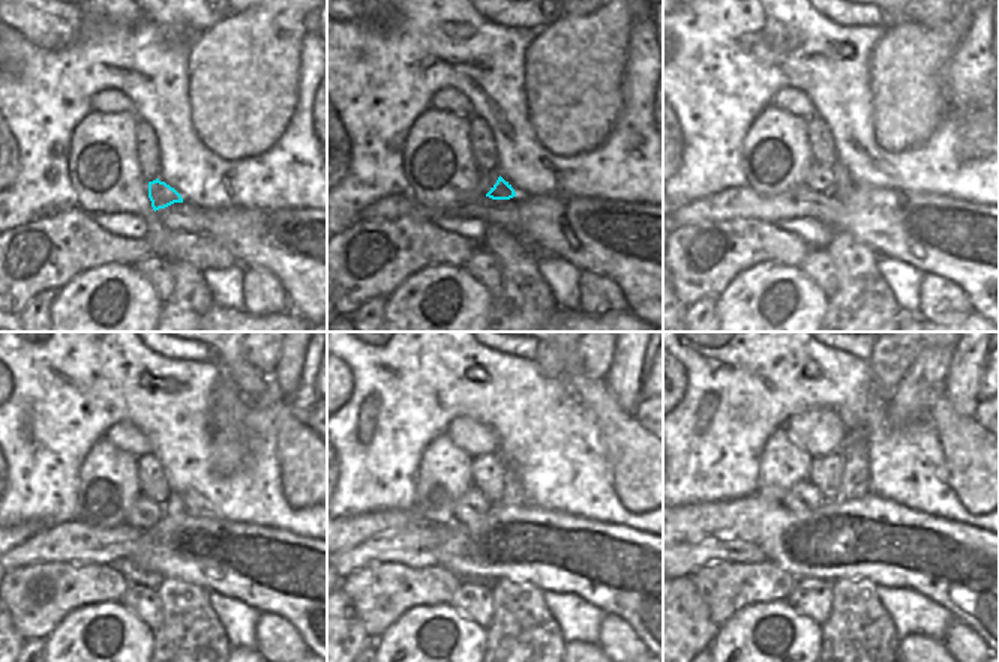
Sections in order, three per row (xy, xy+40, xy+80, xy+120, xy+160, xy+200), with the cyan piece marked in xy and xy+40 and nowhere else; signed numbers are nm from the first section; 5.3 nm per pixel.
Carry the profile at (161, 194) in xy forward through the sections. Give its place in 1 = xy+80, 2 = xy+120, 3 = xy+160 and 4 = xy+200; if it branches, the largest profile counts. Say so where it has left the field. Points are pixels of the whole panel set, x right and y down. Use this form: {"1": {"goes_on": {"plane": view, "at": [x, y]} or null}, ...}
{"1": {"goes_on": {"plane": "xy+80", "at": [842, 183]}}, "2": {"goes_on": {"plane": "xy+120", "at": [174, 503]}}, "3": {"goes_on": {"plane": "xy+160", "at": [513, 494]}}, "4": {"goes_on": {"plane": "xy+200", "at": [855, 451]}}}

